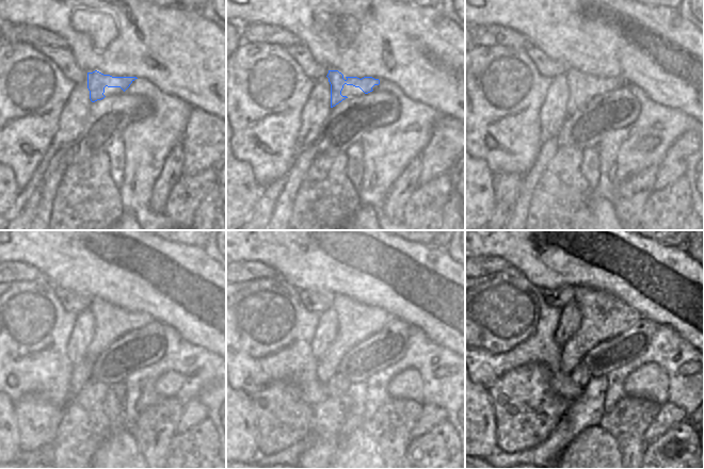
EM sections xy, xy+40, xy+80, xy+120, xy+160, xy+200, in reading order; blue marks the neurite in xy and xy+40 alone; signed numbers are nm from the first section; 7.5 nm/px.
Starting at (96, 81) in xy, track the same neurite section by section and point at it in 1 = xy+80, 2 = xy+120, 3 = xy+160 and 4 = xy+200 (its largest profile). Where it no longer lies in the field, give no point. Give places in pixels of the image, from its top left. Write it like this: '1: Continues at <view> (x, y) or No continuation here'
1: Continues at xy+80 (576, 100)
2: Continues at xy+120 (98, 307)
3: Continues at xy+160 (342, 304)
4: Continues at xy+200 (586, 298)

